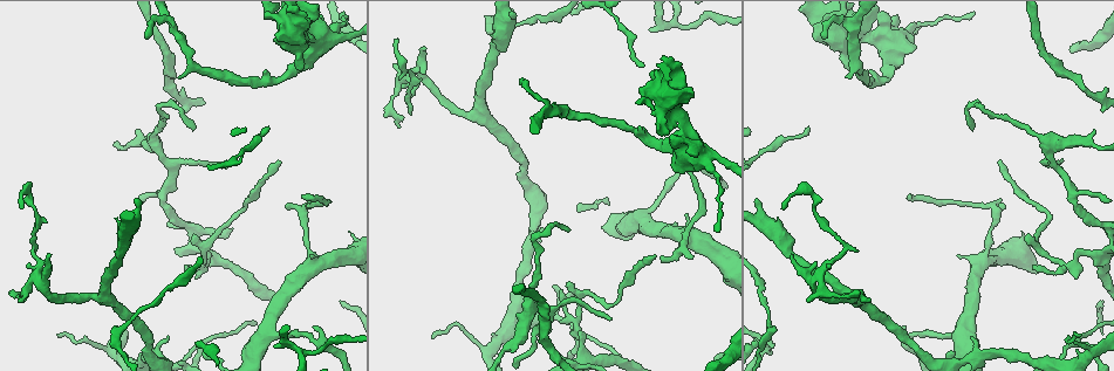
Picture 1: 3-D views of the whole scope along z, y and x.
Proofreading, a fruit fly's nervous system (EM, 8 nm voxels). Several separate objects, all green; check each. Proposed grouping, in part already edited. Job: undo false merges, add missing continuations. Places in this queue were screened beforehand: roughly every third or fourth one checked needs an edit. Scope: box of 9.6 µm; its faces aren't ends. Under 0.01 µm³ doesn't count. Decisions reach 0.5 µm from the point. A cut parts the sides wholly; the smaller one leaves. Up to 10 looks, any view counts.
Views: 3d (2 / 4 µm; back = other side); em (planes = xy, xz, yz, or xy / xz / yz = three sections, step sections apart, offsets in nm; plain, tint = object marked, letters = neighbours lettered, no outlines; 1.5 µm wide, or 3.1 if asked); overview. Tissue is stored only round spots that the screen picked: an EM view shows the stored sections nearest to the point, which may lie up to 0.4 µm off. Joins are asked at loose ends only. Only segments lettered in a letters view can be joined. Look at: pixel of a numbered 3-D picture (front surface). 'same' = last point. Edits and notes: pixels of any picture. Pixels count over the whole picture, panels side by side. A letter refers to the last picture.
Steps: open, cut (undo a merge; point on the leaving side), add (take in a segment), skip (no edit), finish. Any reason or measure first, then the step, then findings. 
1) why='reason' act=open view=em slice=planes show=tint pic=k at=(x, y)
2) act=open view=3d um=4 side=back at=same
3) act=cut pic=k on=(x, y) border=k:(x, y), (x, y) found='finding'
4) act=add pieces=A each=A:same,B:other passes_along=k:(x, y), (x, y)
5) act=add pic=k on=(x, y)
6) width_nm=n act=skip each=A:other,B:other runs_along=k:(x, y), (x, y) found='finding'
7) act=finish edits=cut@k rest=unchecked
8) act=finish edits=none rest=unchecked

why='branch stops here' act=open view=3d um=4 pic=1 at=(848, 70)

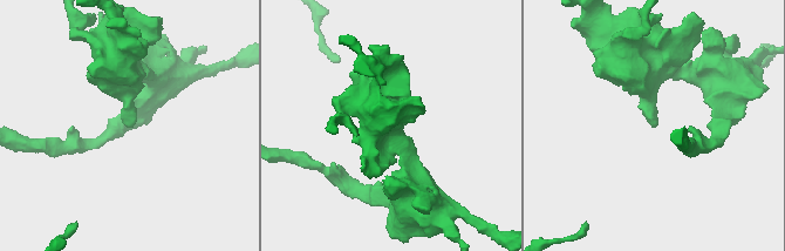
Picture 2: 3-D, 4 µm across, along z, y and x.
act=open view=em slice=xy step=8 show=letters pic=2 at=(652, 125)

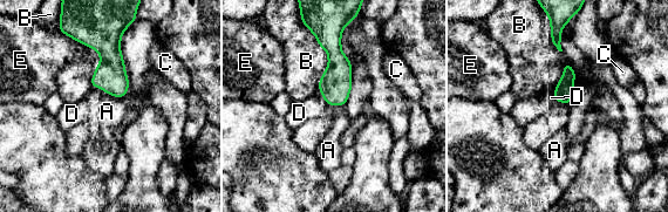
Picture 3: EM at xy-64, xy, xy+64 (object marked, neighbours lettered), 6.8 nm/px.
longest_contact=B:440nm act=skip each=A:other,B:other,C:other,D:other,E:other border=3:(91, 84), (115, 96), (123, 97) found='none of them fits'

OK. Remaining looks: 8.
why='thick turns thin' act=open view=em slice=yz step=8 show=letters pic=1 at=(917, 27)

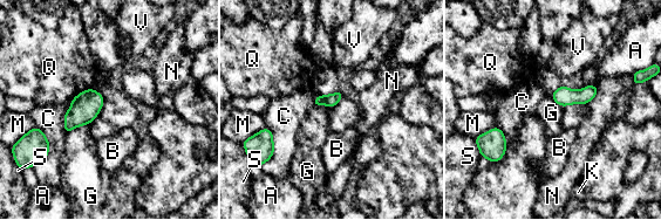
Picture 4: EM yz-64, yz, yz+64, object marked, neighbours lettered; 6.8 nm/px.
longest_contact=C:260nm act=skip each=A:other,B:other,C:other,G:other,K:other,M:other,N:other,Q:other,S:other,V:other border=4:(92, 121), (73, 128), (66, 135) found='all the same neuron'

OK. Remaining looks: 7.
why='sharp bend' act=open view=em slice=xz step=8 show=tint pic=1 at=(532, 235)

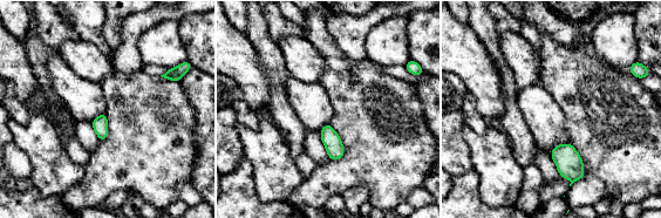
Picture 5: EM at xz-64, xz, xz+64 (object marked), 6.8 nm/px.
act=open view=em slice=xz step=8 show=letters at=same

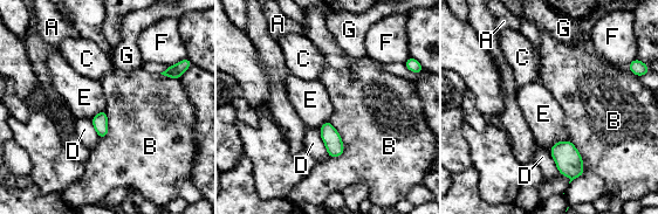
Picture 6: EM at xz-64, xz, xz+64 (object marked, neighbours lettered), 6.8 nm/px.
width_nm=110 act=skip each=A:other,B:other,C:other,D:other,E:other,F:other,G:other found='one neuron here'

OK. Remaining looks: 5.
why='free end' act=open view=em slice=planes show=letters pic=1 at=(50, 255)

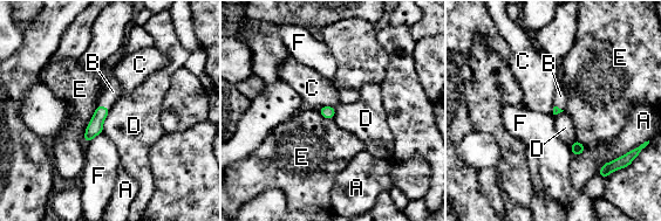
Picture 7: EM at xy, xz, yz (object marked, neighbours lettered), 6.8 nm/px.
act=add pieces=B each=A:other,B:same,C:other,D:other,E:other,F:other passes_along=7:(95, 126), (103, 106), (113, 91) found='the neuron continues'

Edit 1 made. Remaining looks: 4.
act=finish edits=add@7 rest=unchecked

